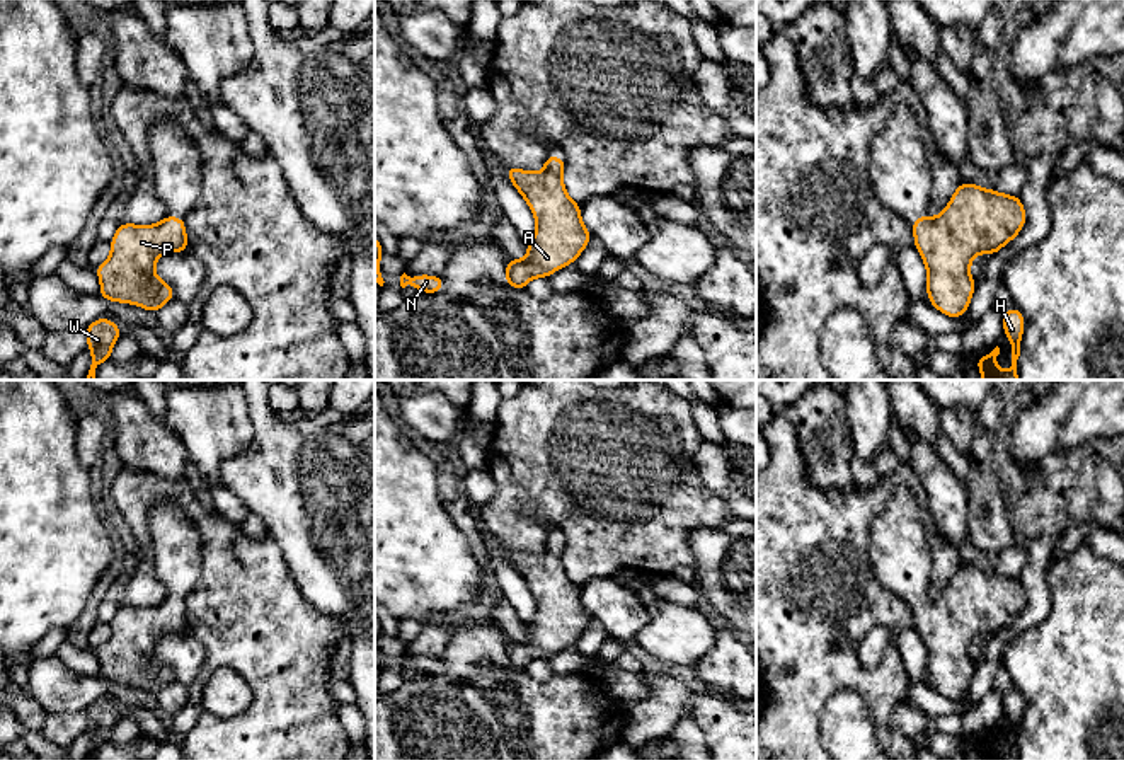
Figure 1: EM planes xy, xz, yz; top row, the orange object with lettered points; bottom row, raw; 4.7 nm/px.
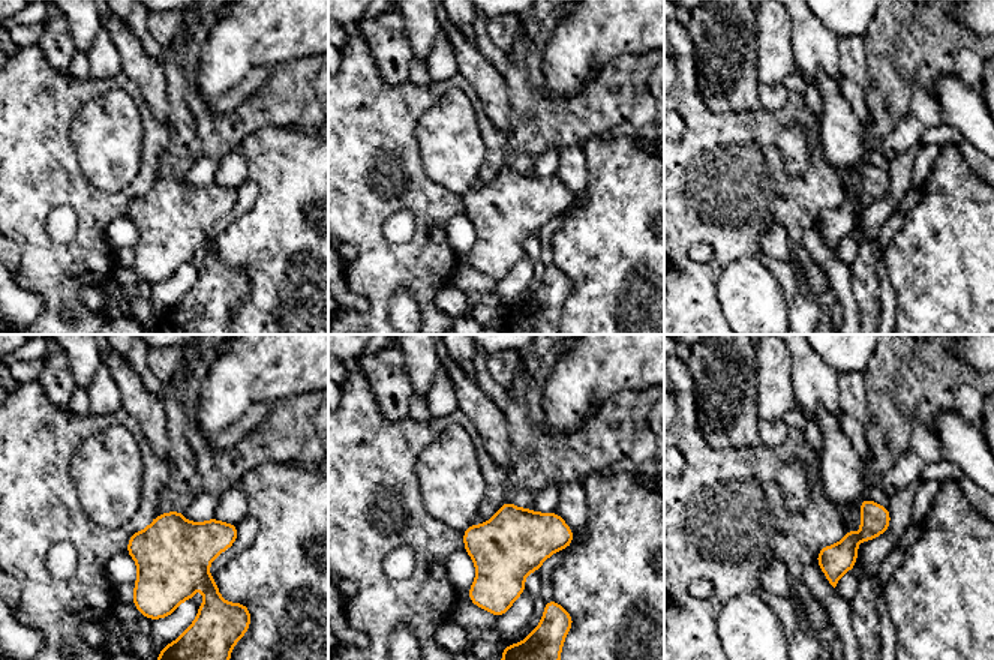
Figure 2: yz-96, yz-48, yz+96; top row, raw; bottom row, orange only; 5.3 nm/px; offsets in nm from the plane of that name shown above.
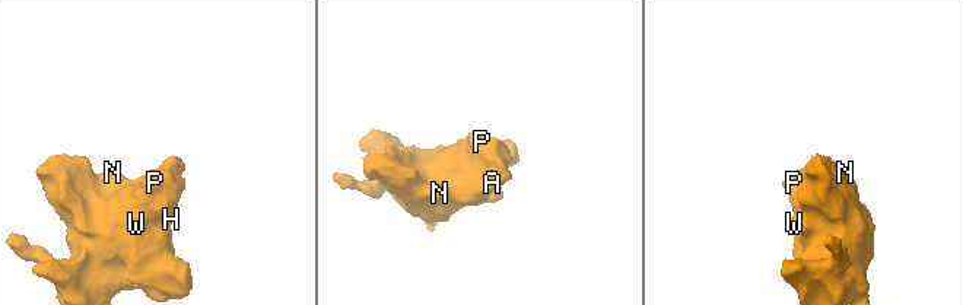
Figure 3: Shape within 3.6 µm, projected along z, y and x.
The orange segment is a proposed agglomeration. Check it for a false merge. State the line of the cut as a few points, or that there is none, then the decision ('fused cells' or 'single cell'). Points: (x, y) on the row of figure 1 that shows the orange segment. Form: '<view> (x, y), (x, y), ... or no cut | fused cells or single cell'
no cut | single cell

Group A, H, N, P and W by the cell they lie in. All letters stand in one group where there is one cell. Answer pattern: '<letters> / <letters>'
A H N P W

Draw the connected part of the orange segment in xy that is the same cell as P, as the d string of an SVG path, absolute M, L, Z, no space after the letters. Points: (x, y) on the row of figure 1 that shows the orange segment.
M167 215L157 225L119 223L109 244L109 259L94 268L100 279L99 297L107 302L133 303L152 314L174 298L174 288L155 274L155 262L169 252L189 252L184 218Z

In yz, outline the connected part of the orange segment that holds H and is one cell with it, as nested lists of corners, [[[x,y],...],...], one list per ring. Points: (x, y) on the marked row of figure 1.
[[[1013,305],[1003,314],[1003,332],[1006,334],[1012,344],[1012,366],[1001,373],[996,368],[996,356],[1000,348],[996,346],[989,354],[978,356],[978,370],[983,375],[983,380],[1018,380],[1017,360],[1020,356],[1020,341],[1025,327],[1025,317]]]

